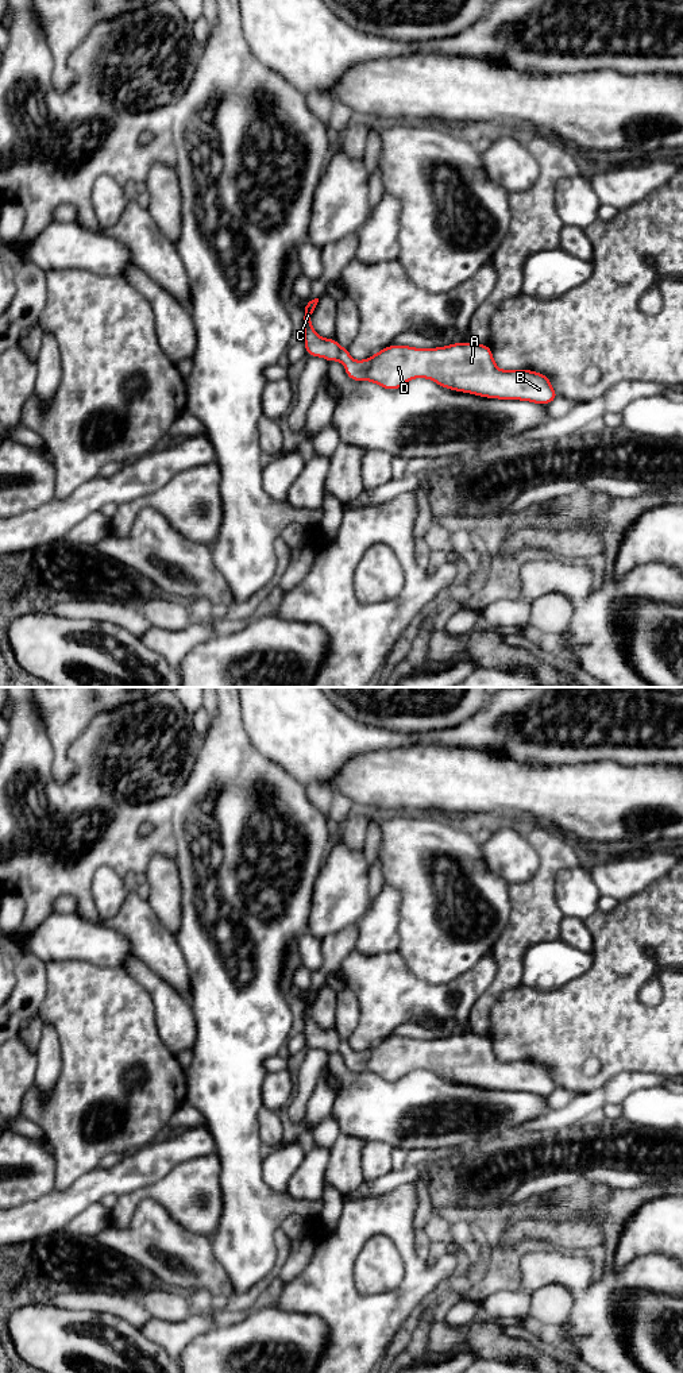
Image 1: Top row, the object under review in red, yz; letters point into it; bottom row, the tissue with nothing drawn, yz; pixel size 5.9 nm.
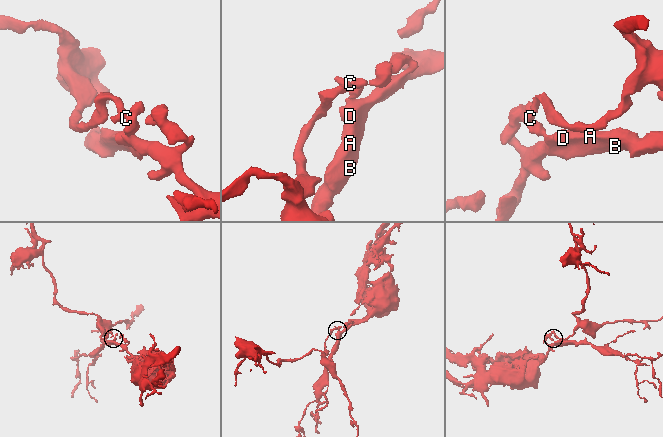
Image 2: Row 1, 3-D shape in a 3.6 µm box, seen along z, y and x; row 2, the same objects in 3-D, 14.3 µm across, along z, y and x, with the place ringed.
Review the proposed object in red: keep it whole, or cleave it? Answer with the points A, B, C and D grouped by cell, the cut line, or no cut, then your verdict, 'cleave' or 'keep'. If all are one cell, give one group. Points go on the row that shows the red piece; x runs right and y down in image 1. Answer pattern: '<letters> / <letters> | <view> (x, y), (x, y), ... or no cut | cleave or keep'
A B C D | no cut | keep

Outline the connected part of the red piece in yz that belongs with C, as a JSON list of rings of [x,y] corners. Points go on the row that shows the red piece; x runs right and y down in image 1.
[[[315,298],[305,306],[304,344],[306,355],[321,356],[328,362],[339,360],[344,363],[344,371],[351,381],[370,381],[386,390],[397,390],[410,379],[428,378],[441,387],[485,398],[520,400],[540,405],[548,405],[559,398],[559,394],[551,385],[551,379],[541,373],[533,370],[499,370],[487,344],[451,343],[449,346],[436,348],[391,344],[364,360],[352,360],[350,348],[343,348],[335,338],[324,339],[315,331],[312,313],[317,302],[319,298]]]

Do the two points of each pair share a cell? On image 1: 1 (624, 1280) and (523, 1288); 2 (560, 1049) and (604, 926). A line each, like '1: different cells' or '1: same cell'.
1: same cell
2: same cell

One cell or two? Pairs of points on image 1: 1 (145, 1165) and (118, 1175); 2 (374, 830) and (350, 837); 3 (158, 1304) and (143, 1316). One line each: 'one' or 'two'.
1: one
2: two
3: two

